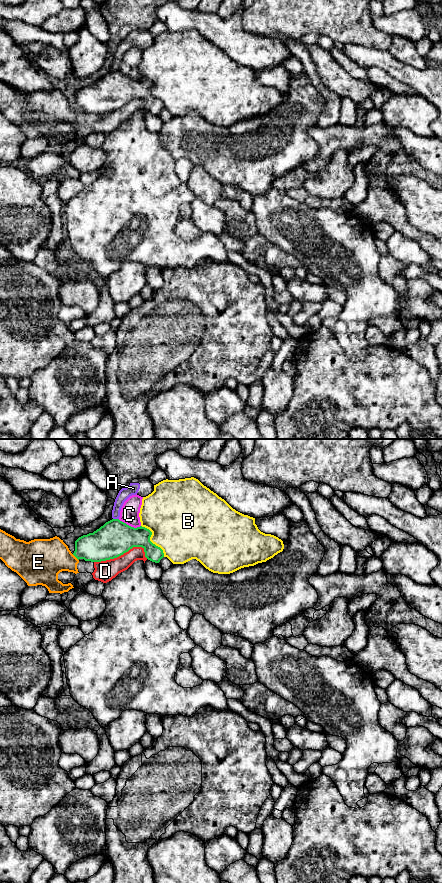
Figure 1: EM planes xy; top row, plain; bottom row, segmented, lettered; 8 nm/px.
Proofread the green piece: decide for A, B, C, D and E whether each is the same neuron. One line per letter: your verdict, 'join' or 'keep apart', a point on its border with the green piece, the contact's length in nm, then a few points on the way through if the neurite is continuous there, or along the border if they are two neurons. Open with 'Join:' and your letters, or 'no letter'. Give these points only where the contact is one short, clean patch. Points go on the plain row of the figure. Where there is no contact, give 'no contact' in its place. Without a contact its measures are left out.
Join: no letter
A: keep apart | xy (116, 71) | 50 nm | along xy (113, 70), (118, 71)
B: keep apart | xy (149, 92) | 320 nm
C: keep apart | xy (128, 77) | 190 nm
D: keep apart | xy (123, 105) | 440 nm
E: keep apart | xy (75, 108) | 80 nm

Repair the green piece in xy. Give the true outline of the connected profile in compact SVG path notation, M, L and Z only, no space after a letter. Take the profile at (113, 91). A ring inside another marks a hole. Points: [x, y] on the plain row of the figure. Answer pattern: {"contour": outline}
{"contour": "M112 71L93 85L79 89L73 107L78 112L101 114L117 110L133 99L142 99L148 112L159 115L164 105L150 93L151 87L145 79L134 80L119 71Z"}

